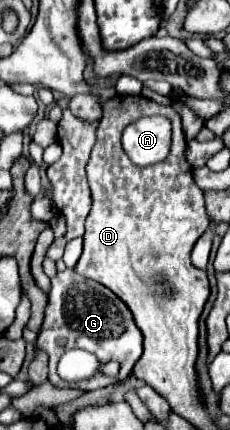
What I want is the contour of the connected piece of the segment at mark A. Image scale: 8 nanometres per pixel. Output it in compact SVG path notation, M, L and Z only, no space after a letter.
M150 116L132 122L122 136L122 146L136 166L150 166L170 152L170 120Z

